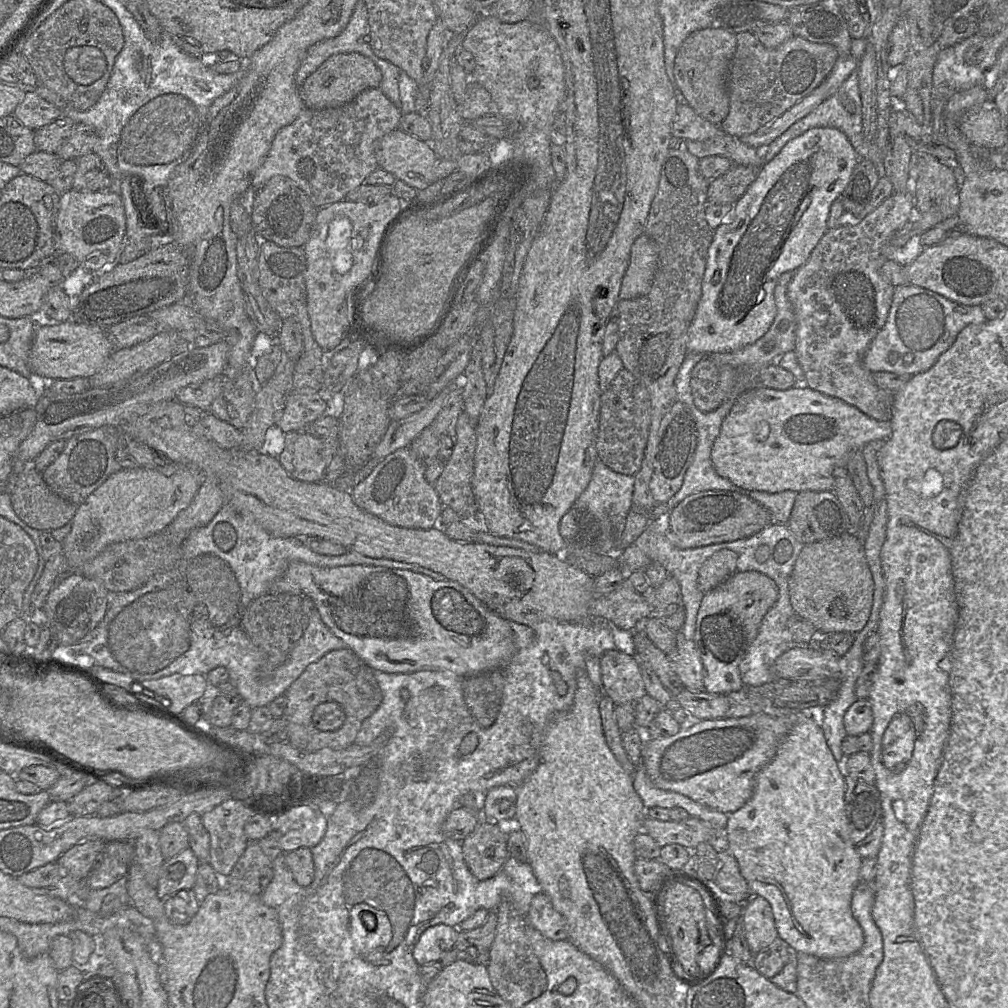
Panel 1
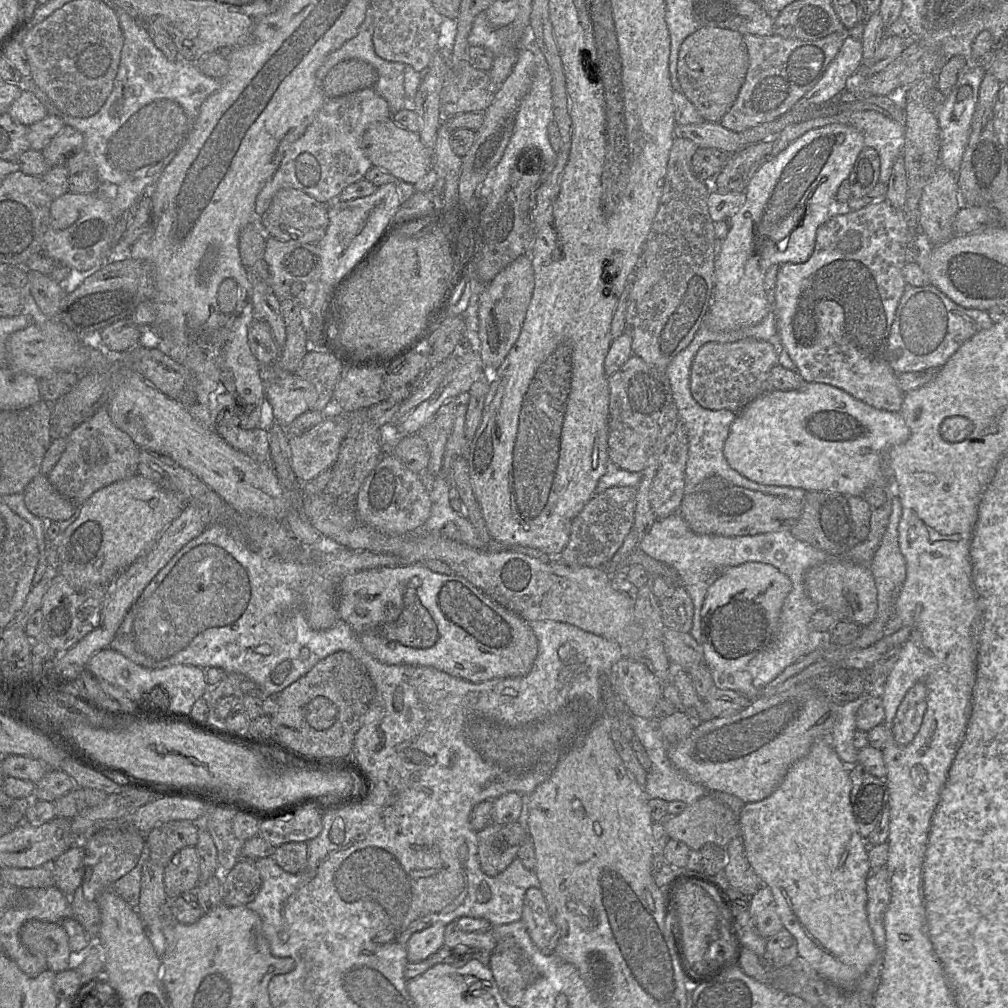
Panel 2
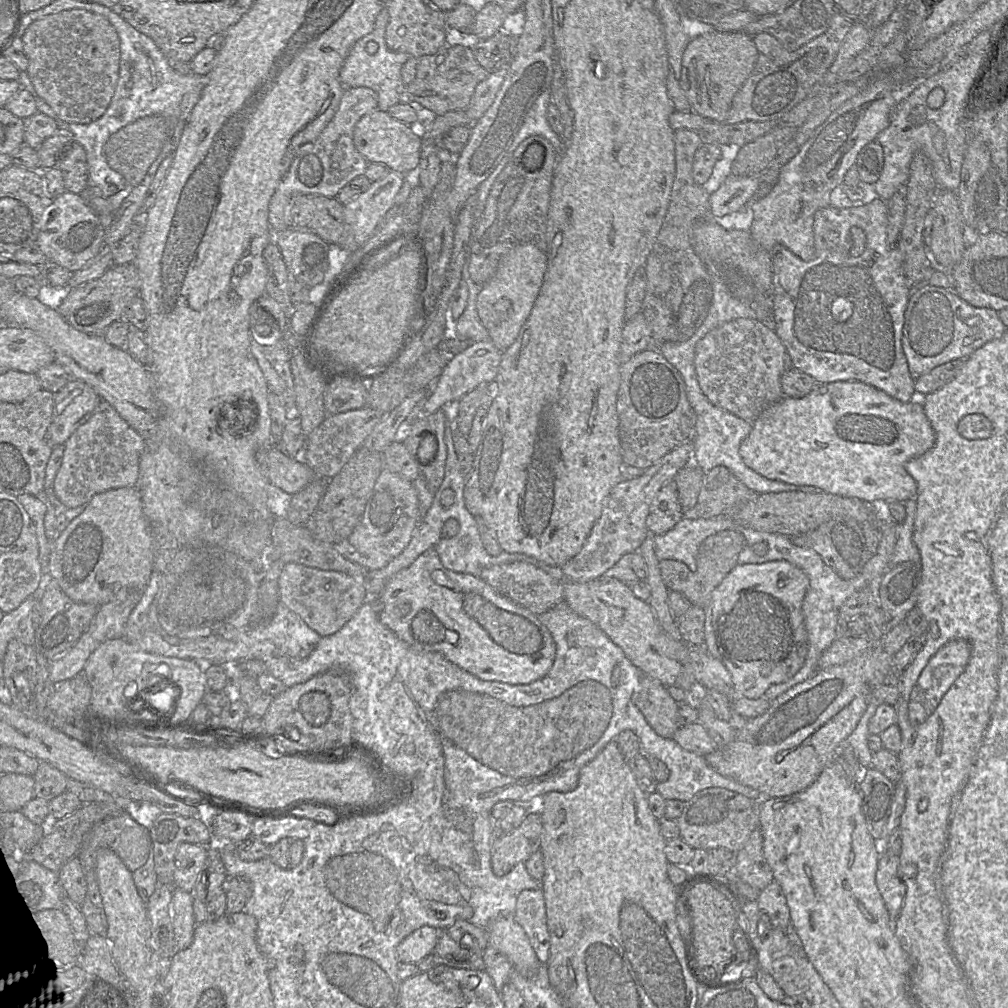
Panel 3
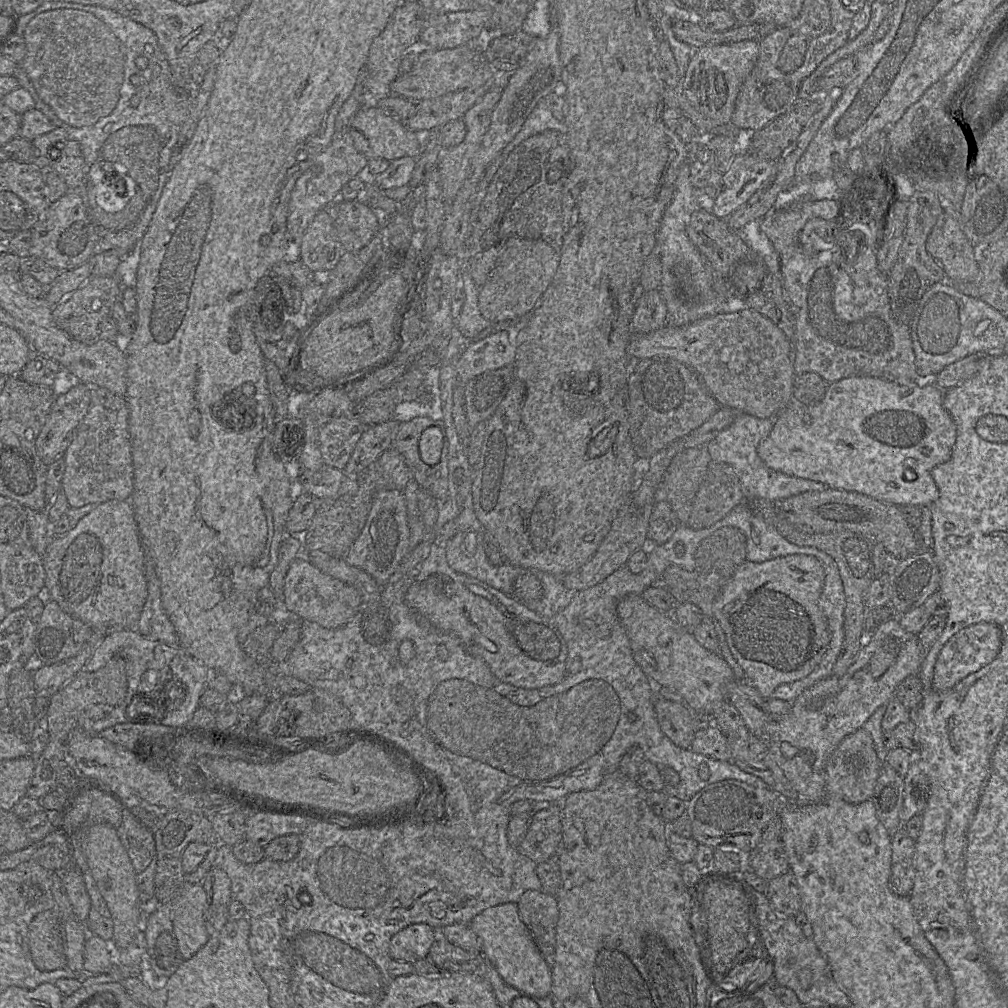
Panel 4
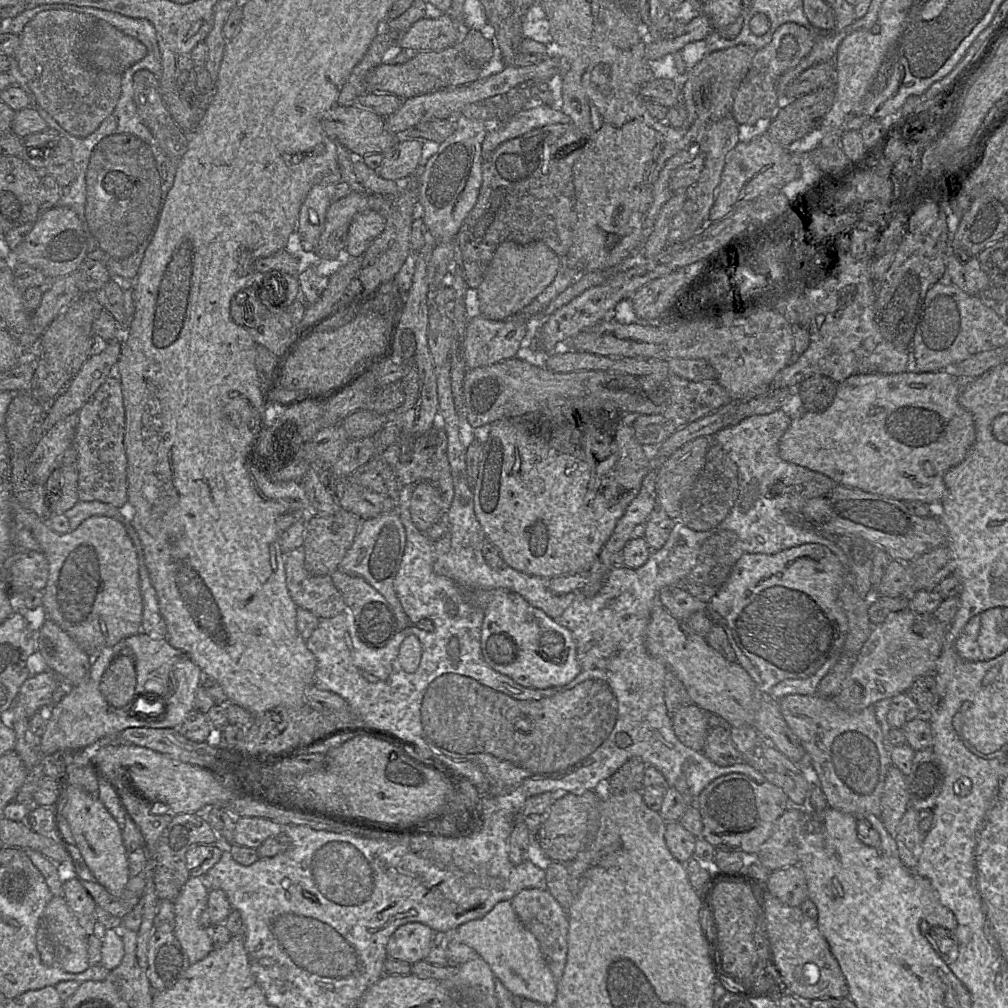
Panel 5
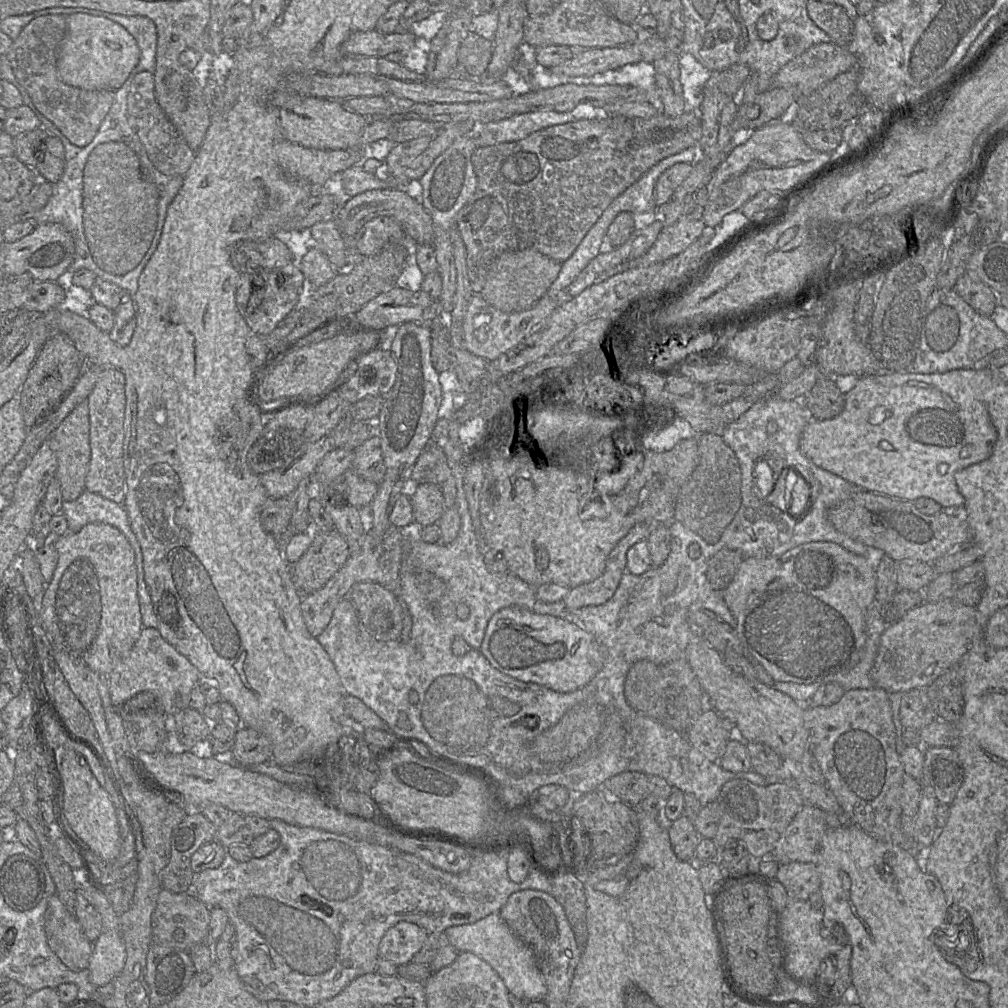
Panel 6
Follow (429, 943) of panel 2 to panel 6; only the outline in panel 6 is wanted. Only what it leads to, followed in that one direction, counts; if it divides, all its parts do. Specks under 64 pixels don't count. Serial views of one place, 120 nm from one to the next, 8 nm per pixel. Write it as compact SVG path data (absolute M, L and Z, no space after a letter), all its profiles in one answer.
M401 921L391 927L379 944L379 957L397 966L412 962L423 947L428 933L415 923Z

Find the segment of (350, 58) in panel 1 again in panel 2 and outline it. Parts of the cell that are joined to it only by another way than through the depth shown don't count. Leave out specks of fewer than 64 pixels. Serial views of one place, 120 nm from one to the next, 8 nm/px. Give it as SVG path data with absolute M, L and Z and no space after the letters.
M347 59L334 65L321 82L327 99L365 88L373 88L378 80L376 69L359 59Z

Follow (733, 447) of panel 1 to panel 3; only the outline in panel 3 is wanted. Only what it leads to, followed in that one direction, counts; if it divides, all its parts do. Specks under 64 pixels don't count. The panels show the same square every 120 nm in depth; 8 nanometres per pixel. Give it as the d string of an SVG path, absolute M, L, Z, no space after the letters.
M838 381L817 385L808 395L795 399L784 396L779 401L768 406L753 422L748 436L742 441L739 453L743 462L761 476L778 480L787 484L815 486L825 493L859 499L868 504L884 504L887 502L915 499L917 484L906 471L906 463L930 450L935 443L935 432L927 418L922 401L901 402L870 385L859 381Z

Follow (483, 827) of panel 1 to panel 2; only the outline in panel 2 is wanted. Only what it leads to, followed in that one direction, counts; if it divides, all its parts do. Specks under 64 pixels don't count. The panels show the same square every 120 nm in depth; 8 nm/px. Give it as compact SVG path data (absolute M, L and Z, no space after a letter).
M519 822L505 825L490 823L476 833L480 868L490 877L502 873L517 858L520 846L529 840L526 826Z

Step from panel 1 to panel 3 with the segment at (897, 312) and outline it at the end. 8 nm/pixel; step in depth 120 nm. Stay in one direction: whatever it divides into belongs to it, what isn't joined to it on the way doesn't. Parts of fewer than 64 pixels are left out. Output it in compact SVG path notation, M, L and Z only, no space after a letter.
M923 283L913 288L904 315L902 348L914 380L949 361L968 358L990 341L1001 337L1007 327L998 312L968 304L953 290Z

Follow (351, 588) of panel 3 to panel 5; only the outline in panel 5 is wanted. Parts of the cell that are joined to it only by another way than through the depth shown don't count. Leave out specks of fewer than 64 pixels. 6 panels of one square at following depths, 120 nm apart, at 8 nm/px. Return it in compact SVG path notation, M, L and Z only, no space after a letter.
M296 548L283 554L286 573L286 585L289 594L297 607L306 609L320 619L332 618L343 612L347 605L333 584L330 576L316 576L305 568L303 548Z

